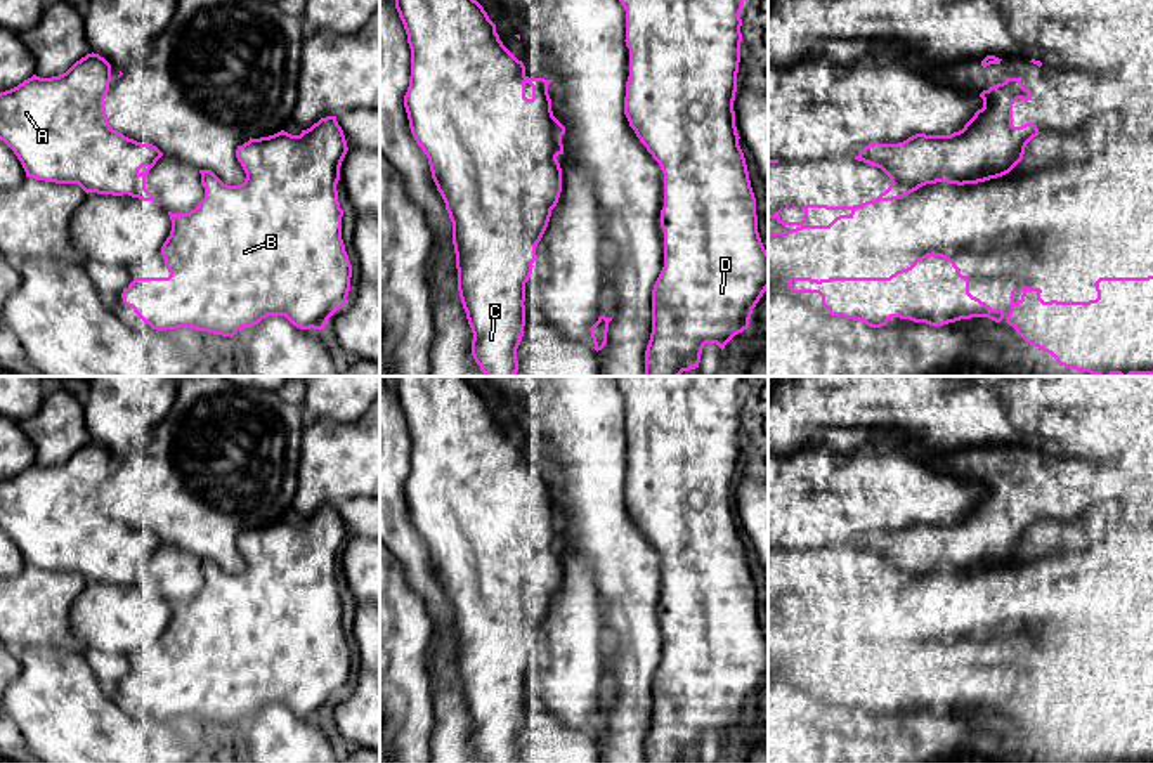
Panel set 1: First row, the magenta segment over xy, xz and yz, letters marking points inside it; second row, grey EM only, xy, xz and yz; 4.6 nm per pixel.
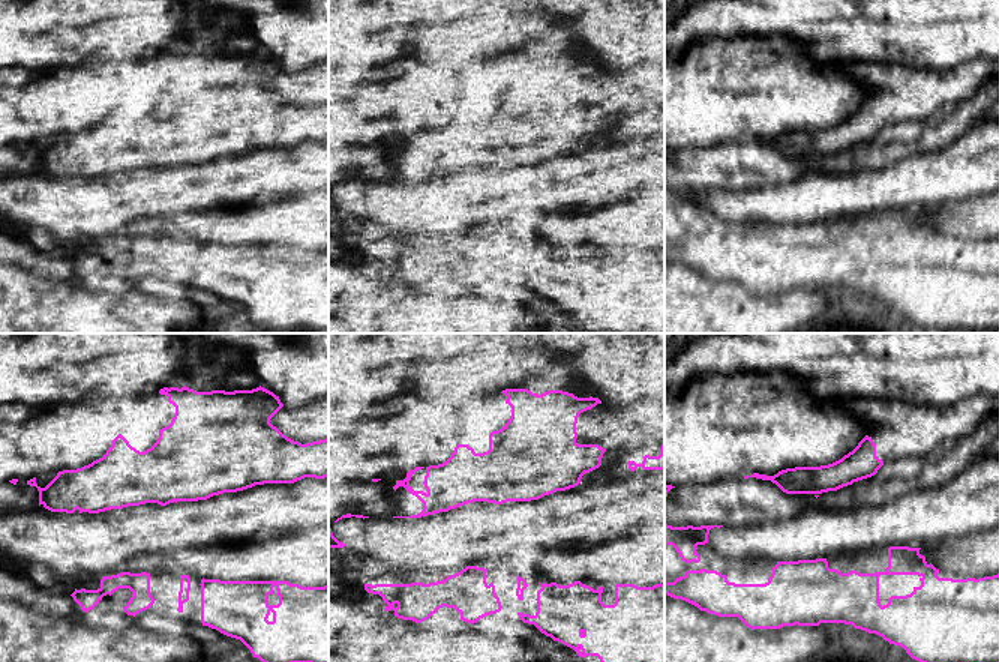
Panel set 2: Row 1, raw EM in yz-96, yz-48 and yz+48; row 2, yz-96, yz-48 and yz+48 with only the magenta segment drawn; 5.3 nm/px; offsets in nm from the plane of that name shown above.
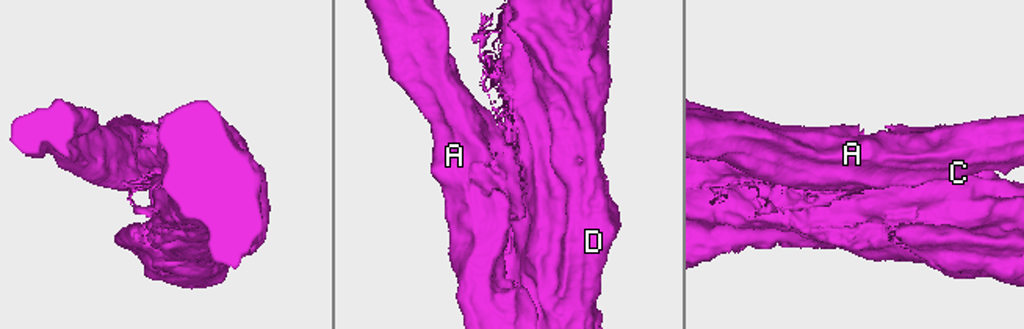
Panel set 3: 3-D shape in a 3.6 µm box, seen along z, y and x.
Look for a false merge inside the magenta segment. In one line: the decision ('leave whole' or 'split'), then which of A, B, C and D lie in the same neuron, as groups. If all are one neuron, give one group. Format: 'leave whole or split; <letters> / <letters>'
split; A C / B D

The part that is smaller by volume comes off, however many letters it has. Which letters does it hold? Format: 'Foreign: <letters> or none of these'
Foreign: A, C

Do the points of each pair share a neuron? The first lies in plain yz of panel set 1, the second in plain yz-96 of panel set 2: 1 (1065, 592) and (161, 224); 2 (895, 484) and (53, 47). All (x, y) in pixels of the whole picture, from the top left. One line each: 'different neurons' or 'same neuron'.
1: different neurons
2: different neurons

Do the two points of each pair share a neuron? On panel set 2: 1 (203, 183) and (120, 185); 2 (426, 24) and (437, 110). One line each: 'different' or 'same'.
1: same
2: different

